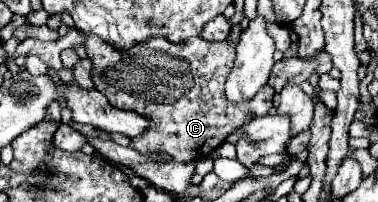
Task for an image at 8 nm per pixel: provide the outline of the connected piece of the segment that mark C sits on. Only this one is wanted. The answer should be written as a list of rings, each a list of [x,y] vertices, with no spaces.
[[[83,32],[85,38],[85,50],[93,64],[91,78],[95,84],[95,90],[107,96],[109,104],[119,110],[131,110],[141,114],[149,120],[149,128],[141,134],[131,138],[131,148],[135,148],[141,154],[155,154],[157,160],[173,158],[175,162],[197,162],[207,158],[215,148],[219,148],[225,138],[243,128],[245,122],[253,116],[265,116],[269,108],[273,106],[273,90],[267,86],[257,94],[257,98],[251,98],[251,102],[227,102],[223,98],[223,82],[231,70],[231,62],[235,58],[235,46],[227,42],[207,42],[199,36],[185,40],[183,44],[173,44],[163,36],[153,36],[145,40],[143,44],[135,44],[131,50],[117,50],[111,44],[103,42],[95,34]]]

